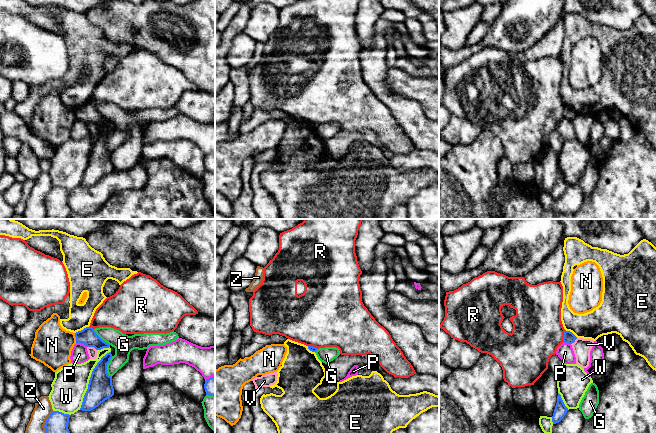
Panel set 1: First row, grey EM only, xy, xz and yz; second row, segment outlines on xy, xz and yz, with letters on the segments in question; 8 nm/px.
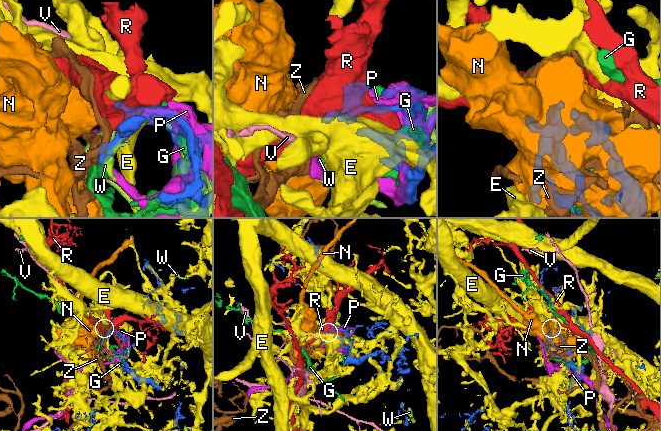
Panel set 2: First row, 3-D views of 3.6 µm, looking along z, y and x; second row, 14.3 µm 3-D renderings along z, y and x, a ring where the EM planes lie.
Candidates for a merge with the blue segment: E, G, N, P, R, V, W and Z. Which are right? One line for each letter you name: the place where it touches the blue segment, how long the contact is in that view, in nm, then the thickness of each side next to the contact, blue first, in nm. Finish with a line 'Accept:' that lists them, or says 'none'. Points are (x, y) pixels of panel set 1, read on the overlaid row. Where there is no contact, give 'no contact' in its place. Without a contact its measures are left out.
Accept: none

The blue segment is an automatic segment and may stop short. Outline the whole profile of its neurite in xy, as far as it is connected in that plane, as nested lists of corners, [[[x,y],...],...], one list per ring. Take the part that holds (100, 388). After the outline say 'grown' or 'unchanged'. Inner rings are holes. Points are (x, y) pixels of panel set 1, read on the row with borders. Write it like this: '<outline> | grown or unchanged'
[[[111,352],[107,353],[93,369],[80,410],[91,411],[114,395],[112,377],[107,373],[111,358]]] | unchanged

